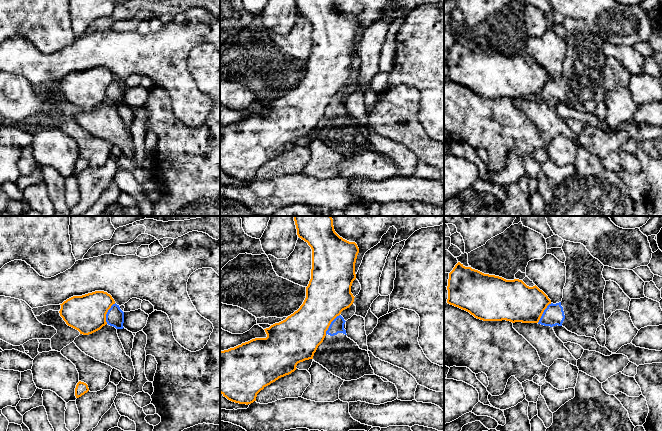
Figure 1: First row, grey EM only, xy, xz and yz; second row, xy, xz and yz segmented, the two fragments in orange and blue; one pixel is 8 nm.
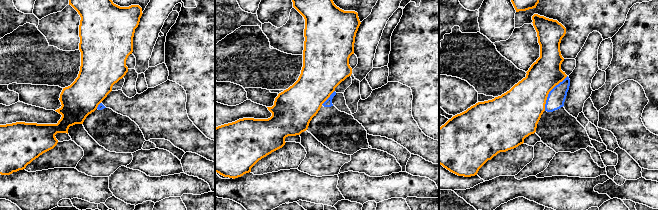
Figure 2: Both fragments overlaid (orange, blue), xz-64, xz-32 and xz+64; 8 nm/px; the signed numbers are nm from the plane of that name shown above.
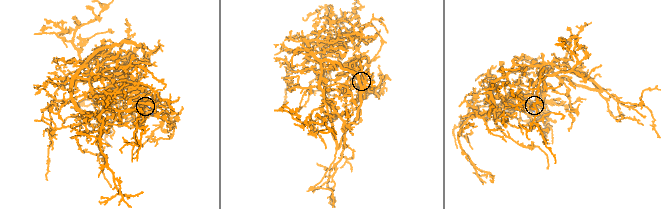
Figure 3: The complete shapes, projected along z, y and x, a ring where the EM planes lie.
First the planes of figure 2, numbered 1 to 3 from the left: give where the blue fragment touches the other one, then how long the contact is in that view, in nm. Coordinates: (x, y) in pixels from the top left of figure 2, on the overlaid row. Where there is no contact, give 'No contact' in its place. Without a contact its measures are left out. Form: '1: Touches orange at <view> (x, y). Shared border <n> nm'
1: Touches orange at xz-64 (98, 104). Shared border 70 nm
2: Touches orange at xz-32 (328, 97). Shared border 160 nm
3: Touches orange at xz+64 (549, 91). Shared border 340 nm

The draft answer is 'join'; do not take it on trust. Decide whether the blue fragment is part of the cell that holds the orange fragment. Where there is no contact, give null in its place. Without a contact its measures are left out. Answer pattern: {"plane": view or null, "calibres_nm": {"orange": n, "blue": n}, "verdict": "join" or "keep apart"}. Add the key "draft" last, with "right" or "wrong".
{"plane": "xy", "calibres_nm": {"orange": 300, "blue": 140}, "verdict": "keep apart", "draft": "wrong"}

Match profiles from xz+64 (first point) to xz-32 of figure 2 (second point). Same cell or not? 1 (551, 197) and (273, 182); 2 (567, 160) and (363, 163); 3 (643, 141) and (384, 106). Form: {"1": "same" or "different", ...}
{"1": "same", "2": "same", "3": "same"}

